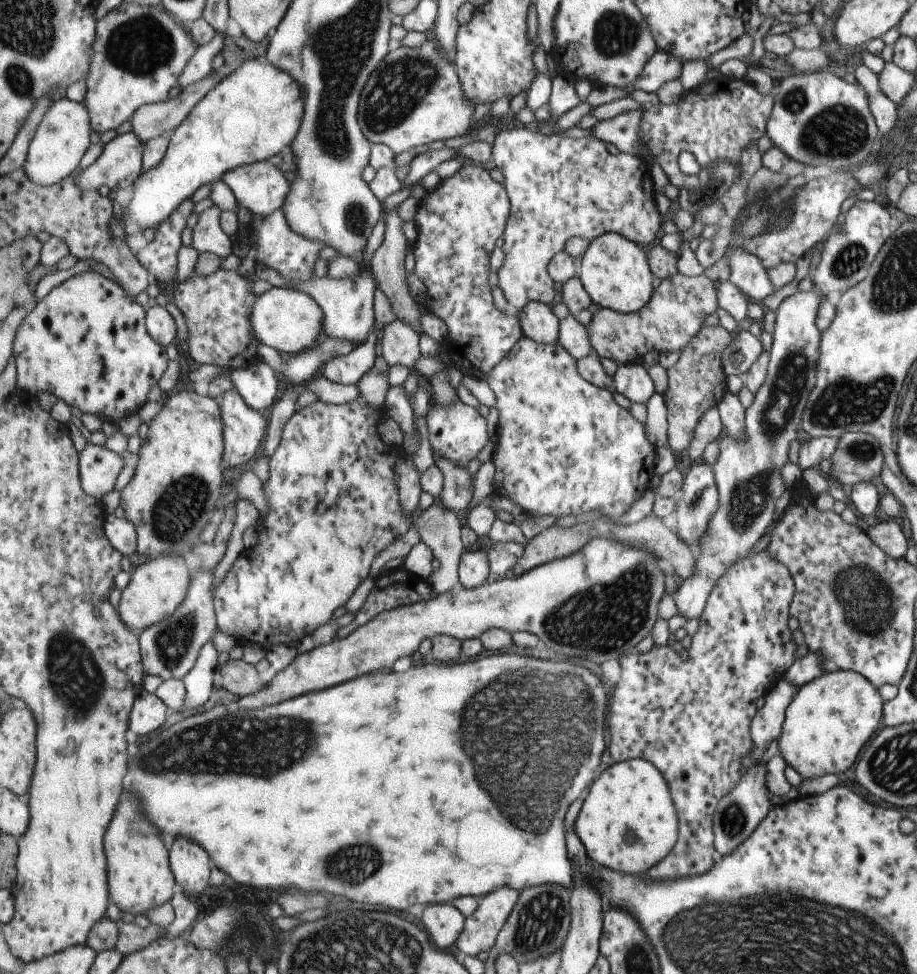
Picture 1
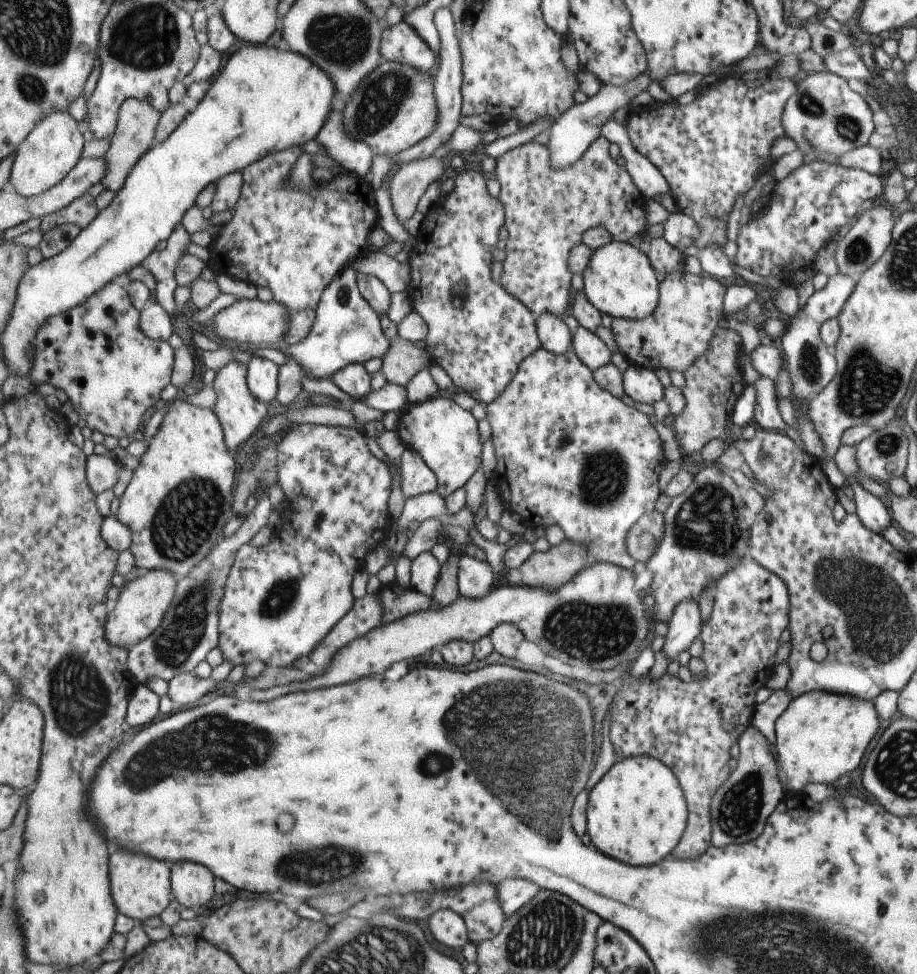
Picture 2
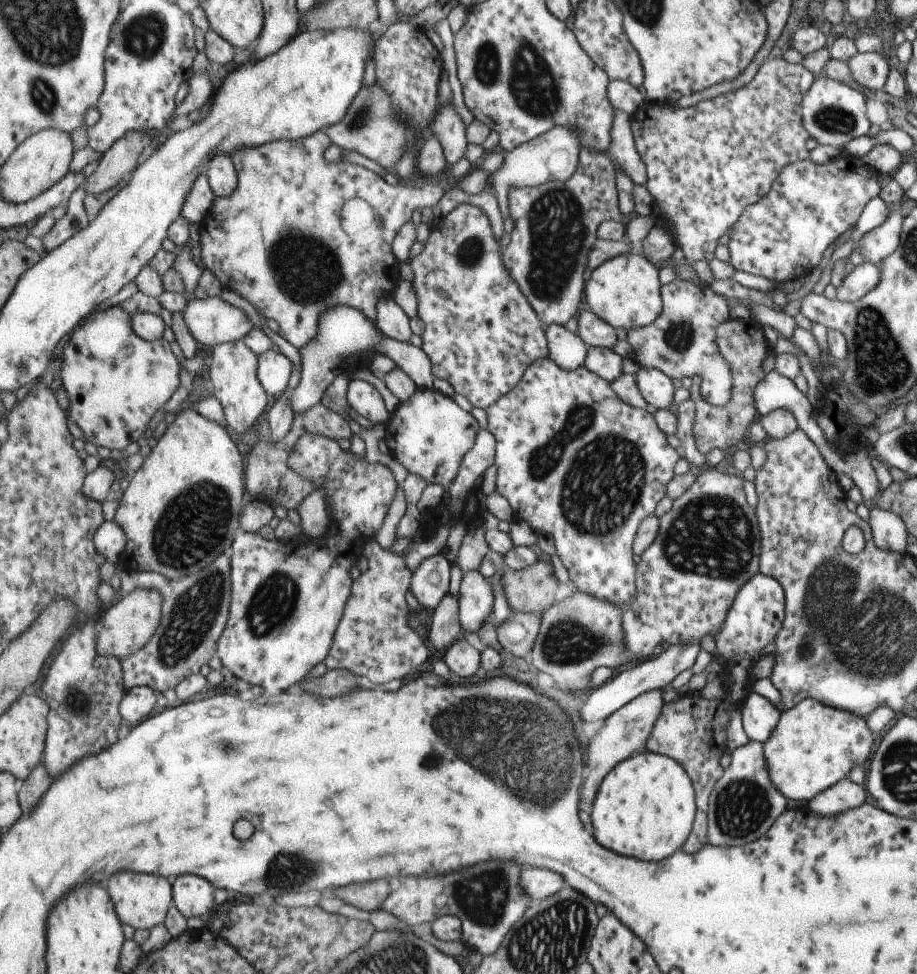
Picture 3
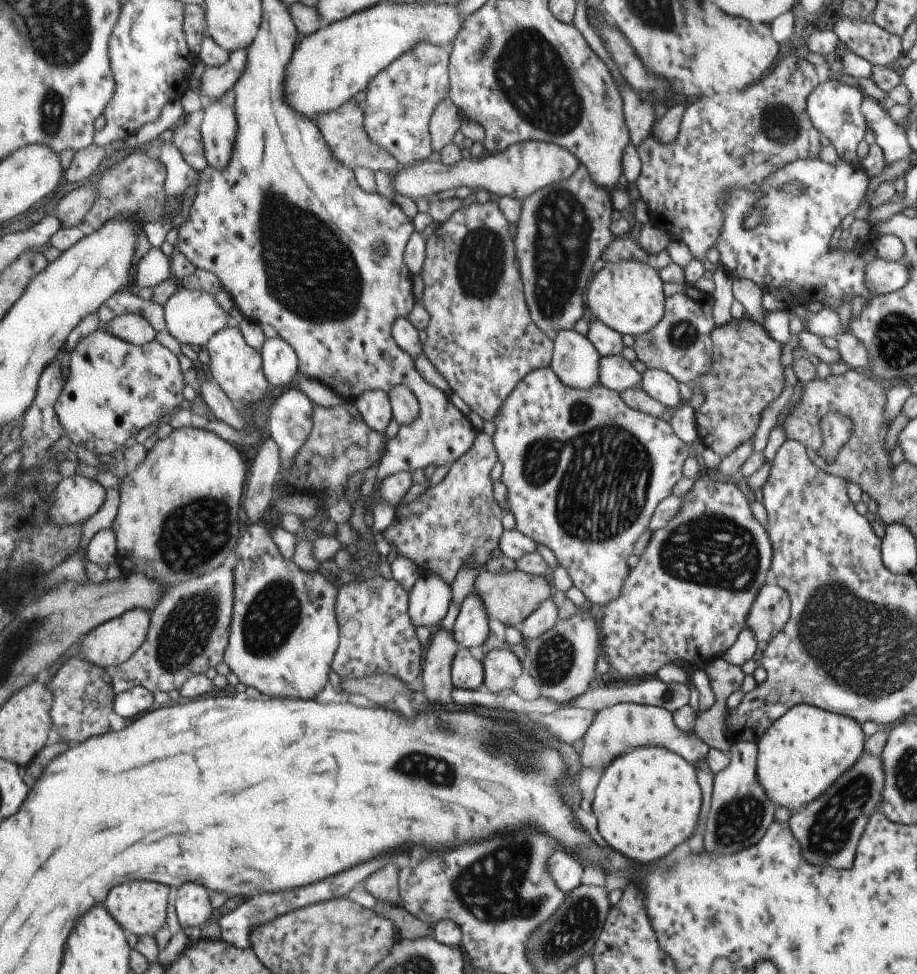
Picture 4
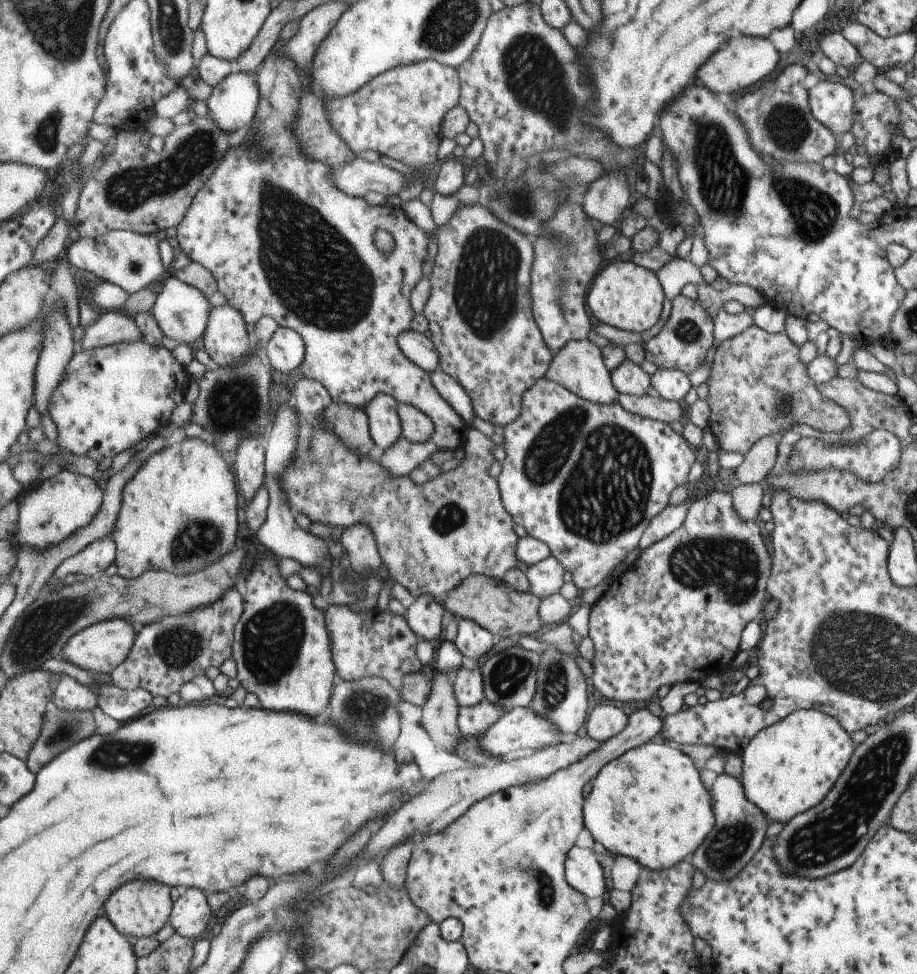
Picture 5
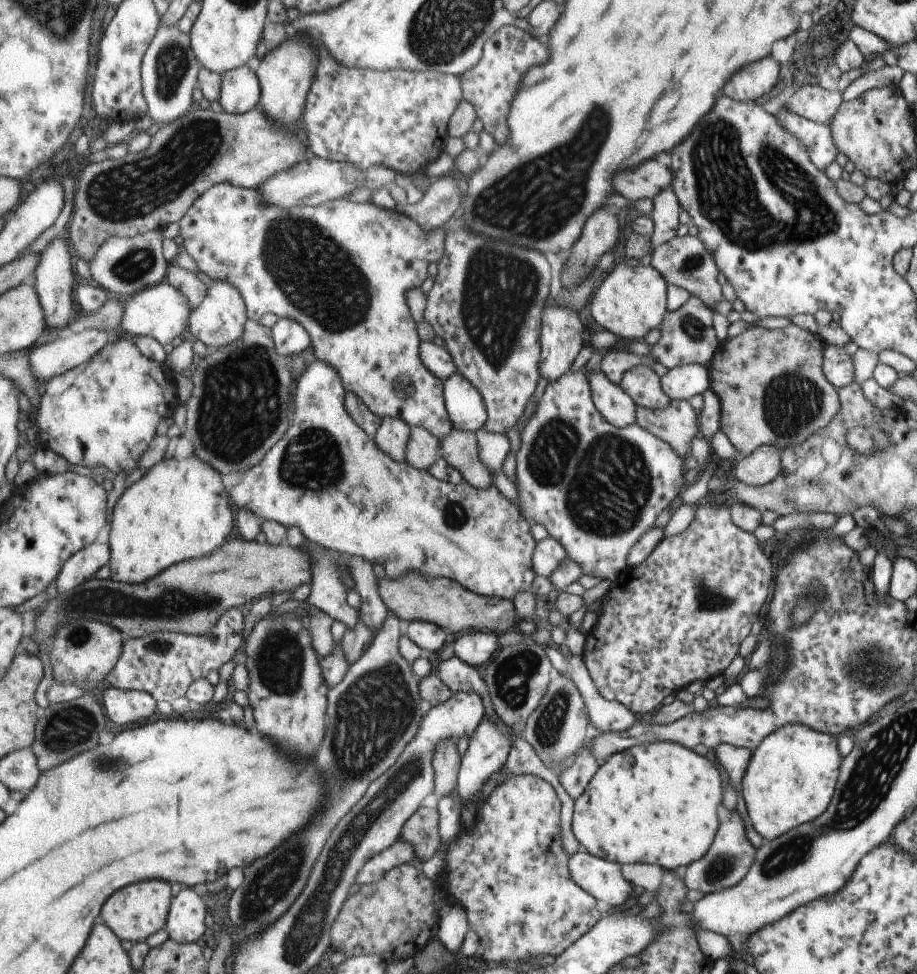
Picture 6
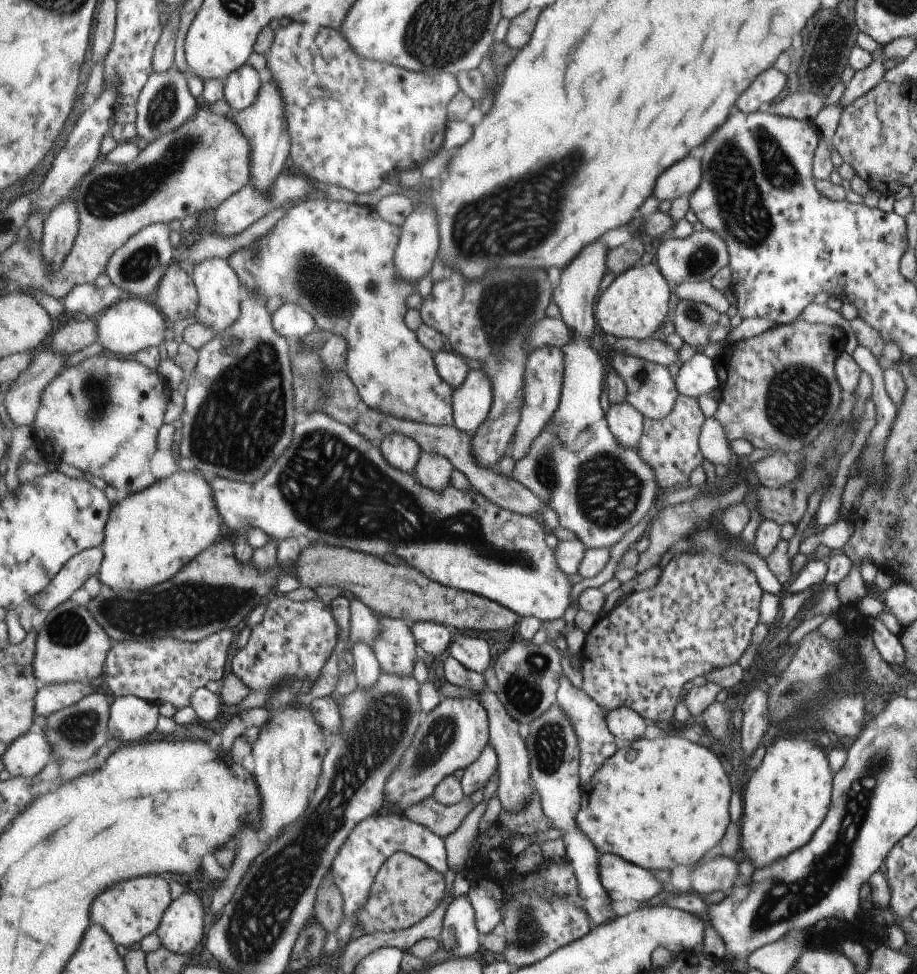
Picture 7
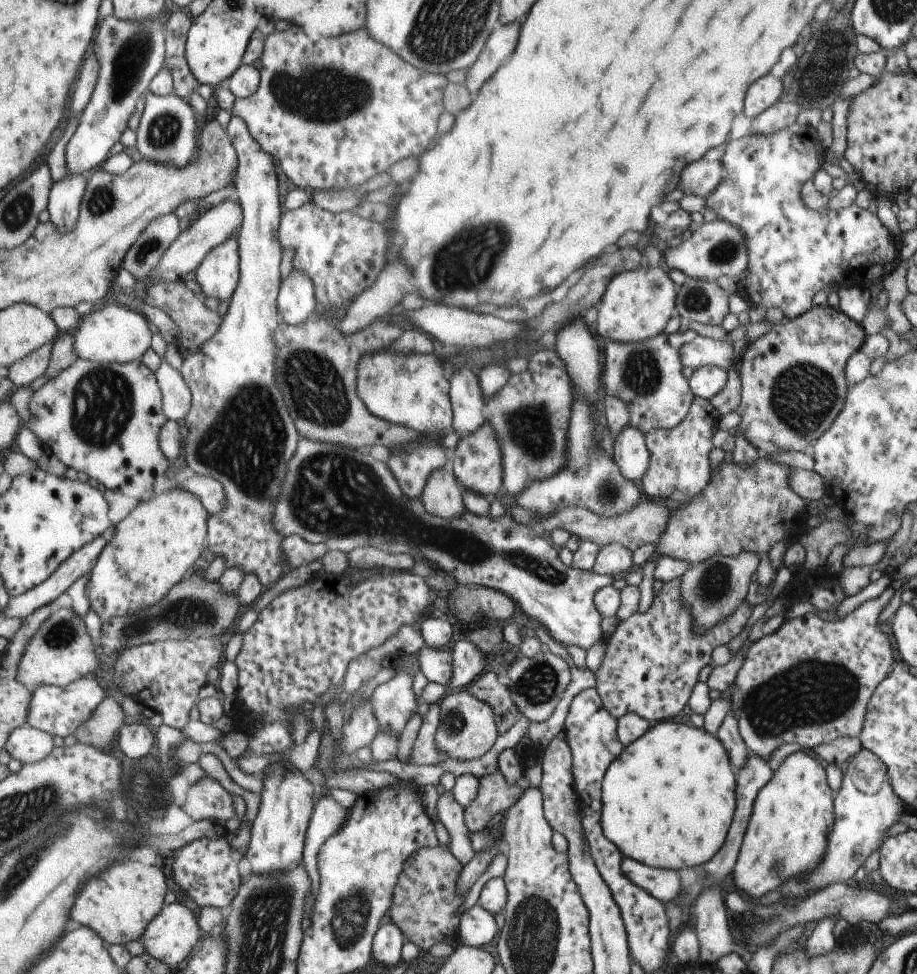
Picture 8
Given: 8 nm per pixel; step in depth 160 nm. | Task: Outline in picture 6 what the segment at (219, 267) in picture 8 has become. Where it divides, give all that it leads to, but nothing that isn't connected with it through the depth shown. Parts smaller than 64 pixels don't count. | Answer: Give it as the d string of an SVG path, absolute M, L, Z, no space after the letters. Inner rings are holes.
M214 280L207 290L207 298L191 314L189 331L194 339L201 341L208 350L225 348L243 338L248 320L248 309L239 288L227 280Z

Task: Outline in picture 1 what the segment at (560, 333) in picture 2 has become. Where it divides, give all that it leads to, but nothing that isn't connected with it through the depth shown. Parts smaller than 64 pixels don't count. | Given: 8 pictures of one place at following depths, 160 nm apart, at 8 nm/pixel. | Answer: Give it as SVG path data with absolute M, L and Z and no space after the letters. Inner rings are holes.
M531 301L518 315L525 337L538 343L556 342L558 319L551 313L549 304Z

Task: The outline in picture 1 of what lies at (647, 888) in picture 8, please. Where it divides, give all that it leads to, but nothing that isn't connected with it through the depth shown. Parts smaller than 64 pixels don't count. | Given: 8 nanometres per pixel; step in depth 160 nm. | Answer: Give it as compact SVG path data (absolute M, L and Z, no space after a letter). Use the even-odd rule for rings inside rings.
M503 887L478 898L479 908L468 920L464 932L456 942L462 956L477 956L481 952L492 950L519 900L520 892Z

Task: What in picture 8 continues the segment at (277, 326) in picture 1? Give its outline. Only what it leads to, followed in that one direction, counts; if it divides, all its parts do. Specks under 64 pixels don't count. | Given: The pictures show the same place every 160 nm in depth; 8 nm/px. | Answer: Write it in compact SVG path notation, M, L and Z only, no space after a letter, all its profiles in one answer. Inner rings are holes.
M111 304L83 318L75 335L75 352L77 358L99 363L131 363L142 361L151 349L153 332L144 314L129 310L127 306Z

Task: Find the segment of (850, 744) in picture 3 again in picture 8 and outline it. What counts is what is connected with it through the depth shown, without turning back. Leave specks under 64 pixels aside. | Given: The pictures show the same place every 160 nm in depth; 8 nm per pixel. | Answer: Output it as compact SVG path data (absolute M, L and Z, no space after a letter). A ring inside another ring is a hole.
M793 752L781 762L769 782L756 795L731 872L734 886L746 893L747 901L750 898L761 898L761 902L771 903L783 882L805 876L819 864L834 818L833 792L827 787L824 768L822 761L807 756L805 752Z

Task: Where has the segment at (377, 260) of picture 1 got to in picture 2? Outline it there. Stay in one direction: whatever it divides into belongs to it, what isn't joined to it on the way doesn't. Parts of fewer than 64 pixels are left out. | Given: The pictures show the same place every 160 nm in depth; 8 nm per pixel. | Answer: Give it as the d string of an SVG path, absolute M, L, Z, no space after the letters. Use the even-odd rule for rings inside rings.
M421 158L397 168L388 182L392 209L403 225L415 212L427 188L445 172L443 158Z

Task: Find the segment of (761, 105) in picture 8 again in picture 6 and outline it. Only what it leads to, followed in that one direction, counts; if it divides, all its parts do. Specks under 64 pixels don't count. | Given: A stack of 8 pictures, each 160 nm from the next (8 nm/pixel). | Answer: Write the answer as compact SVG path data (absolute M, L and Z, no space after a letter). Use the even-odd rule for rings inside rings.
M765 56L755 64L733 72L733 76L723 86L723 94L741 102L765 96L777 85L779 69L771 56Z

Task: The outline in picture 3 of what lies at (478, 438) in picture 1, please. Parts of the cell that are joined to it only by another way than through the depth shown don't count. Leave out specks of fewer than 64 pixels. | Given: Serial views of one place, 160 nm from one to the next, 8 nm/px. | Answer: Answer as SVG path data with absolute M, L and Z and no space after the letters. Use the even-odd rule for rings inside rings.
M418 388L409 400L398 404L383 437L389 452L409 473L419 473L428 483L449 490L458 477L465 455L476 445L478 430L477 420L452 397Z

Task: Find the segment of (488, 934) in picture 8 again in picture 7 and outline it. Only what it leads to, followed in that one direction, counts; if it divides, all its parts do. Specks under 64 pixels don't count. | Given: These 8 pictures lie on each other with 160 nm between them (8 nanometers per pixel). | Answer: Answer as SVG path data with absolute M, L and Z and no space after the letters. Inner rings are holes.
M469 896L455 897L444 916L444 927L439 941L456 958L467 958L480 952L482 934Z

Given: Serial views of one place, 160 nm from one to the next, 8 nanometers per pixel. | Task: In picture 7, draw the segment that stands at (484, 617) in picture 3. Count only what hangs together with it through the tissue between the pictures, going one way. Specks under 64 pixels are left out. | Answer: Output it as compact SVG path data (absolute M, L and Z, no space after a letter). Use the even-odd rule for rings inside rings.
M458 636L449 649L451 656L475 672L485 672L491 664L491 648L483 638Z

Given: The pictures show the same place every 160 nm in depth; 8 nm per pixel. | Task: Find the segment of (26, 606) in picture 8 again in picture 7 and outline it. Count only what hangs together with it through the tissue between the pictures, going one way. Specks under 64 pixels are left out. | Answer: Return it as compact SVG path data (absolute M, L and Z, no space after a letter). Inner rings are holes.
M102 547L89 548L73 556L70 563L51 581L50 586L31 601L39 609L48 610L50 613L69 598L75 598L92 576L99 575L103 560Z

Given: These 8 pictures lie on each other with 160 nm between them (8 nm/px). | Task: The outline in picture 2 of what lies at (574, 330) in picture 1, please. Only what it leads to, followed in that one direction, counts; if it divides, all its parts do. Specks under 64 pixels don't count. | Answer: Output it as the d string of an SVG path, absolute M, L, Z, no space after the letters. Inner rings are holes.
M577 326L575 332L573 332L571 349L578 360L586 365L592 373L593 370L609 364L612 356L609 348L595 334L581 328L581 326Z

